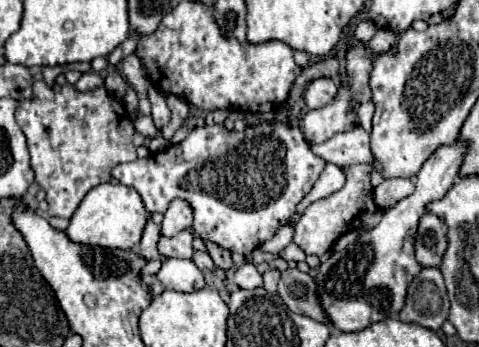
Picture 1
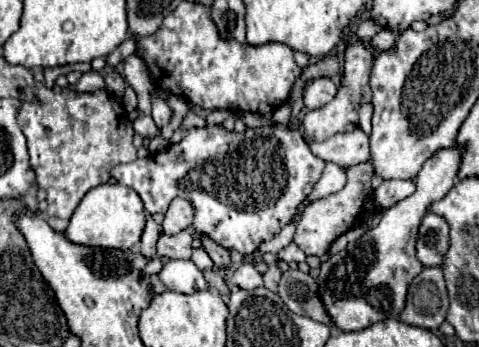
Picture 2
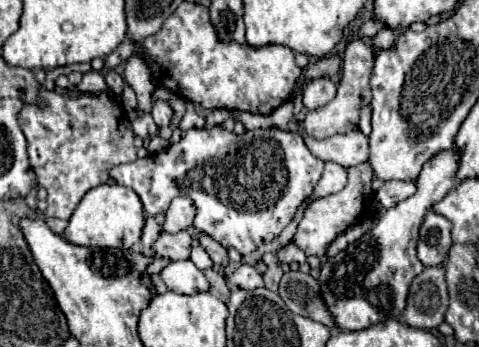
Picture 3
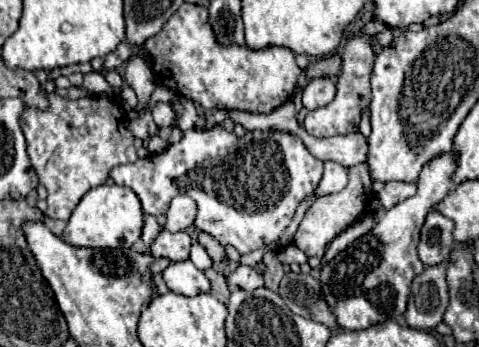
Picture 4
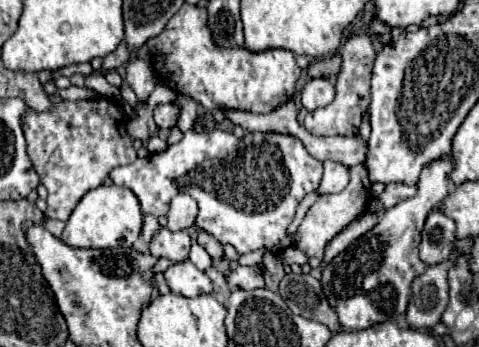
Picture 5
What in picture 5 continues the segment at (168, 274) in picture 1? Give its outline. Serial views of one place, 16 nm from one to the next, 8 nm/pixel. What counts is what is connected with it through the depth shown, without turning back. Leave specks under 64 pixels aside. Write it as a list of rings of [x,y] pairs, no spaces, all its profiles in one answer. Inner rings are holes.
[[[190,260],[184,262],[176,262],[170,268],[164,270],[164,280],[168,282],[168,288],[174,294],[182,294],[182,296],[198,296],[202,292],[212,292],[212,282],[208,280],[208,276],[198,270]]]

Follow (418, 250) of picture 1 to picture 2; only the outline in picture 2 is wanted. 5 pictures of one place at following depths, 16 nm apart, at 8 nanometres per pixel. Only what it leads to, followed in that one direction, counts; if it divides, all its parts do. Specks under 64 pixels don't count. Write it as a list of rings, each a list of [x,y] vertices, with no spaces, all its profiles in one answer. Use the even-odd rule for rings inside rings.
[[[426,212],[416,240],[416,258],[422,266],[440,266],[448,250],[448,222]]]

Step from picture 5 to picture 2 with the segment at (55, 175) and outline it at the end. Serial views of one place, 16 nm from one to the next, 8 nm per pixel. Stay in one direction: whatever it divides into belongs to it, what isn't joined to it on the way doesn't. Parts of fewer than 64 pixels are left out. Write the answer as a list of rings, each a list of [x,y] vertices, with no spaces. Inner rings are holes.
[[[36,82],[36,98],[34,102],[22,102],[16,120],[28,140],[30,164],[36,172],[36,182],[46,190],[48,216],[70,218],[90,188],[104,184],[110,180],[110,170],[122,162],[136,160],[136,148],[132,144],[132,122],[126,116],[124,106],[112,98],[106,90],[96,92],[76,92],[72,86],[64,86],[62,92],[54,92],[44,86],[44,82]]]

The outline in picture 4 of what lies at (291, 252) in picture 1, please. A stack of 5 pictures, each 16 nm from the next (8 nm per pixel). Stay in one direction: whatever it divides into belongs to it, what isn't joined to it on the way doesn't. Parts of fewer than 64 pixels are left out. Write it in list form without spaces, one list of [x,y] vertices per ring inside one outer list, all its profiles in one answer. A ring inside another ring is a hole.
[[[288,244],[284,246],[280,252],[278,252],[278,258],[282,264],[292,264],[292,262],[298,262],[298,264],[304,264],[306,262],[306,254],[296,248],[296,244]]]

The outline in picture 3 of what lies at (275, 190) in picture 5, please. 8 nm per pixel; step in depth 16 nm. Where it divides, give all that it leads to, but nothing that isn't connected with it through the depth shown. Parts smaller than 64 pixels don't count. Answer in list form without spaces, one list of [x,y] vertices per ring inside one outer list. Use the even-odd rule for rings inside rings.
[[[222,126],[212,128],[192,128],[178,142],[168,146],[164,152],[138,158],[136,162],[112,168],[110,176],[124,186],[130,186],[142,200],[148,214],[166,214],[168,204],[176,196],[188,196],[196,207],[193,226],[220,242],[224,248],[232,246],[240,254],[250,254],[260,244],[276,238],[284,226],[288,226],[296,214],[296,208],[314,190],[324,170],[324,162],[308,150],[298,132],[288,132],[282,128],[256,128],[244,134],[226,132]]]

